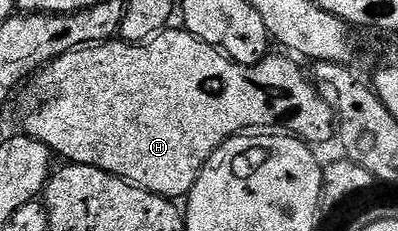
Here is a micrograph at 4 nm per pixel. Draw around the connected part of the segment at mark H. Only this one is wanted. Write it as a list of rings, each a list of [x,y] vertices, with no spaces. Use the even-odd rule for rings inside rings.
[[[167,30],[160,32],[153,40],[147,40],[143,45],[127,44],[121,39],[114,38],[109,42],[91,44],[89,48],[77,48],[60,58],[56,58],[51,64],[46,65],[41,75],[33,81],[33,83],[35,82],[34,96],[38,101],[23,114],[21,131],[25,135],[47,144],[55,157],[63,156],[63,161],[99,168],[109,172],[112,176],[119,176],[121,180],[129,180],[131,184],[136,185],[138,188],[155,192],[156,195],[167,198],[185,197],[190,193],[196,178],[200,174],[200,170],[208,162],[208,158],[212,153],[225,140],[230,140],[232,137],[245,133],[247,130],[270,130],[273,129],[270,128],[273,124],[279,124],[282,127],[279,129],[305,140],[311,146],[326,144],[330,139],[332,141],[335,139],[336,117],[334,109],[322,97],[321,92],[314,87],[313,79],[307,73],[306,76],[302,73],[301,66],[303,67],[303,65],[297,59],[291,58],[286,54],[281,54],[282,56],[270,54],[260,63],[245,68],[244,65],[237,64],[235,60],[231,60],[226,53],[219,52],[218,49],[211,46],[208,42],[196,38],[191,32],[185,30],[177,31]]]

